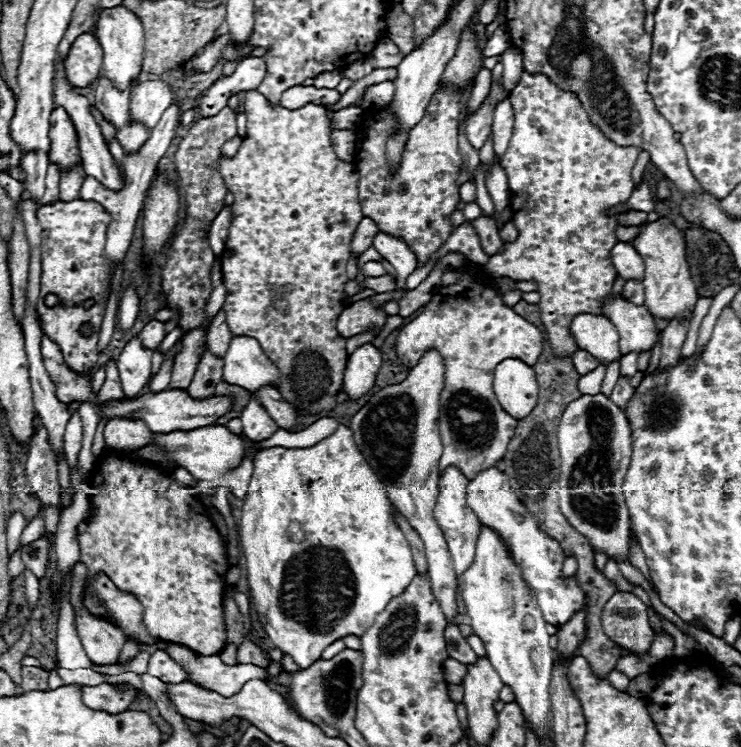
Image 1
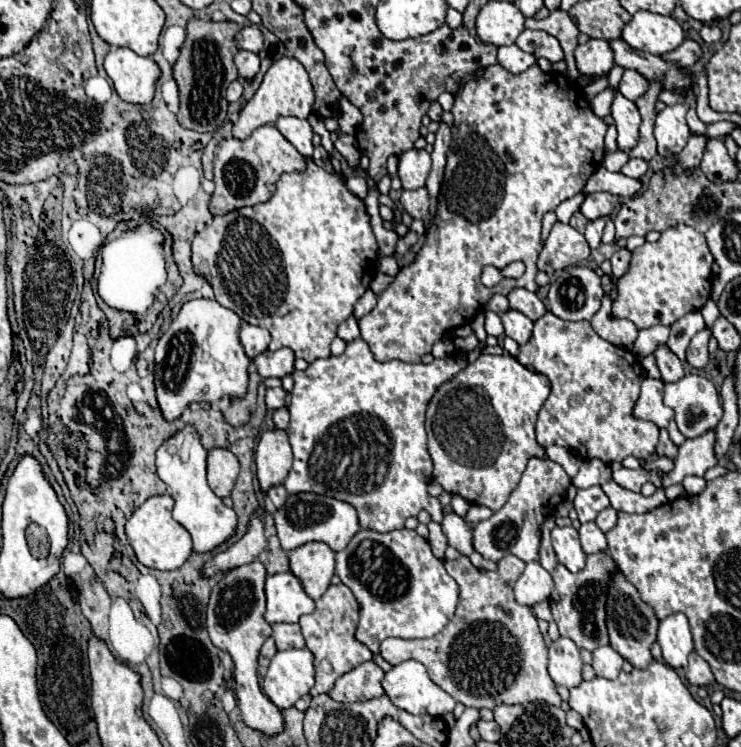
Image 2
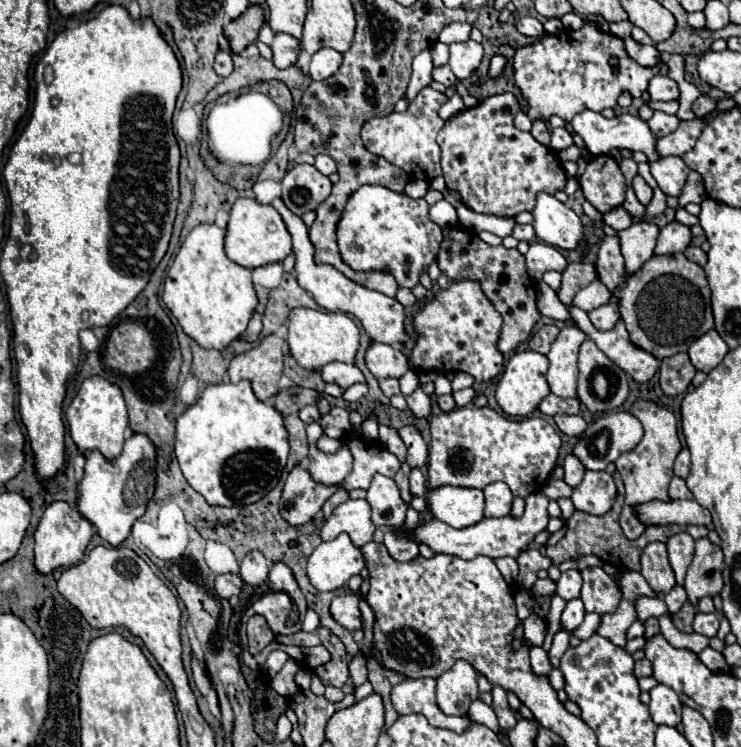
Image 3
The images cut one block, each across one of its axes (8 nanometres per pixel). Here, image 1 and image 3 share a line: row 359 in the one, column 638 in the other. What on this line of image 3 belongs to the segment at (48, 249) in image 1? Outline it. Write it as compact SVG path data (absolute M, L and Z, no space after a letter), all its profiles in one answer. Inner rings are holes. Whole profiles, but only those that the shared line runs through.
M584 20L580 30L562 28L556 34L544 34L534 44L516 48L514 84L526 100L528 118L532 122L550 120L550 116L560 116L570 122L582 110L602 112L604 108L614 108L622 92L640 98L646 92L650 78L662 74L664 66L664 62L658 62L652 68L640 66L630 60L620 38L602 32L592 20ZM610 56L618 56L618 74L614 74L608 64Z

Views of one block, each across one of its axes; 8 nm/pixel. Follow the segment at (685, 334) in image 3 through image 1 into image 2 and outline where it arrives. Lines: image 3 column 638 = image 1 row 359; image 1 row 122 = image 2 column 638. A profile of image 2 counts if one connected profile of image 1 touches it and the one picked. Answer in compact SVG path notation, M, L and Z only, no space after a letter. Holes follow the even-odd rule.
M678 224L660 232L656 242L644 242L632 252L628 272L618 278L618 294L612 302L612 314L636 324L638 330L656 324L672 326L688 312L700 310L712 290L714 258L708 250L704 234L686 224Z

